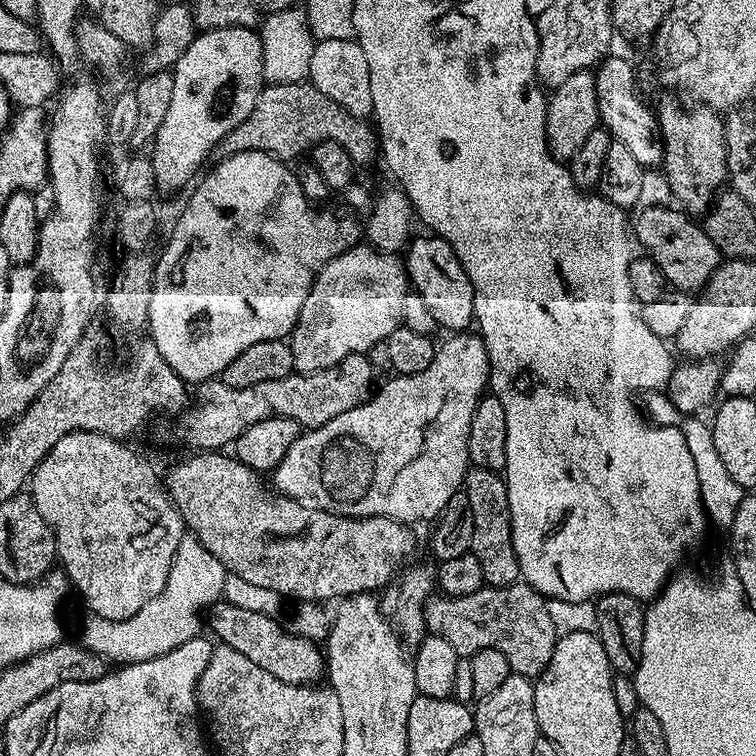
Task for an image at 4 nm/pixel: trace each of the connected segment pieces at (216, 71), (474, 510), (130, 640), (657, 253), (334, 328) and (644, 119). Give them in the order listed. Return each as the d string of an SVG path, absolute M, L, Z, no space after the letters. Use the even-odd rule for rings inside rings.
M256 28L201 31L178 58L172 77L174 98L170 98L170 110L166 110L166 118L162 118L162 126L158 126L158 134L150 144L153 174L161 193L187 189L193 183L192 175L205 167L208 152L209 156L215 153L218 141L254 110L254 102L258 102L258 94L266 83L259 31Z
M469 467L464 475L462 491L470 498L470 514L474 518L474 534L470 551L482 565L482 578L485 585L501 588L517 583L521 579L518 554L514 554L512 523L510 522L510 498L508 485L503 475L485 468Z
M186 534L178 542L178 550L162 591L155 598L150 598L150 602L146 602L138 614L126 618L128 624L116 620L116 656L111 663L120 666L146 662L144 652L148 652L148 659L158 658L182 646L182 642L190 642L201 635L200 611L210 609L223 597L224 583L228 581L229 575L222 562L218 562L218 558L214 558L214 554L210 554L210 550L206 550L206 546L202 546L196 536ZM120 628L128 628L127 636L123 636L124 656L128 656L125 663L120 659Z
M658 207L646 208L639 213L641 215L634 220L634 236L640 244L645 253L652 259L656 265L662 270L665 281L673 289L676 290L700 290L707 285L708 281L712 279L712 273L715 269L719 268L722 263L722 257L718 246L714 242L710 242L710 238L705 234L703 227L697 222L688 212L684 210L673 209L675 207Z
M353 246L334 257L310 286L290 333L297 373L332 368L355 352L366 354L376 342L387 340L394 329L401 327L402 305L410 290L405 261L372 246L360 247Z
M609 54L594 69L599 123L612 135L615 143L626 146L646 170L659 169L664 163L664 142L660 122L655 111L648 109L636 89L636 72L624 56Z

